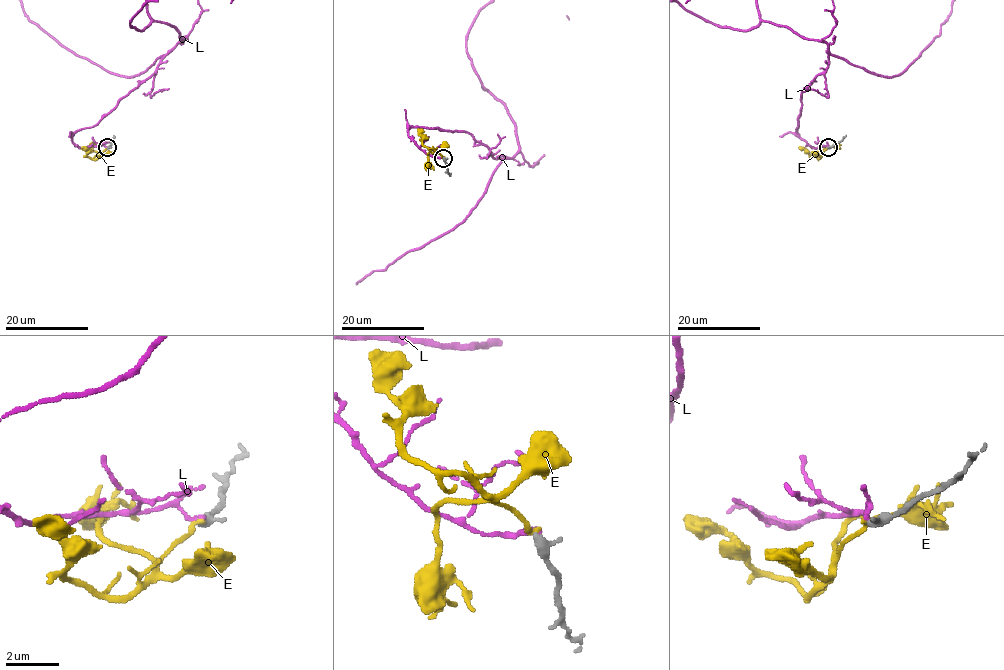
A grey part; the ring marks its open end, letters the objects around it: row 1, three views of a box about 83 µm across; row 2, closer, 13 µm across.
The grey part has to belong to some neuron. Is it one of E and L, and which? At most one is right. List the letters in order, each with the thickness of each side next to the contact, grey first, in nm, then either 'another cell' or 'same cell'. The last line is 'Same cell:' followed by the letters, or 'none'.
E: 380 nm thick on the grey side, 170 nm on the other; another cell
L: 400 nm thick on the grey side, 120 nm on the other; another cell
Same cell: none

